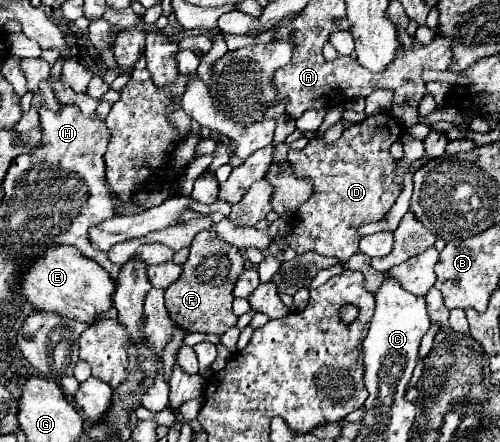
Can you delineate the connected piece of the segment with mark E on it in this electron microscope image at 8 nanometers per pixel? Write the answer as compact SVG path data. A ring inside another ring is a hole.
M59 246L47 248L43 256L35 256L35 264L31 264L23 276L21 300L31 304L35 310L57 312L81 322L97 322L101 320L101 314L113 306L113 292L115 282L107 270L103 270L95 260L85 258L77 248Z

